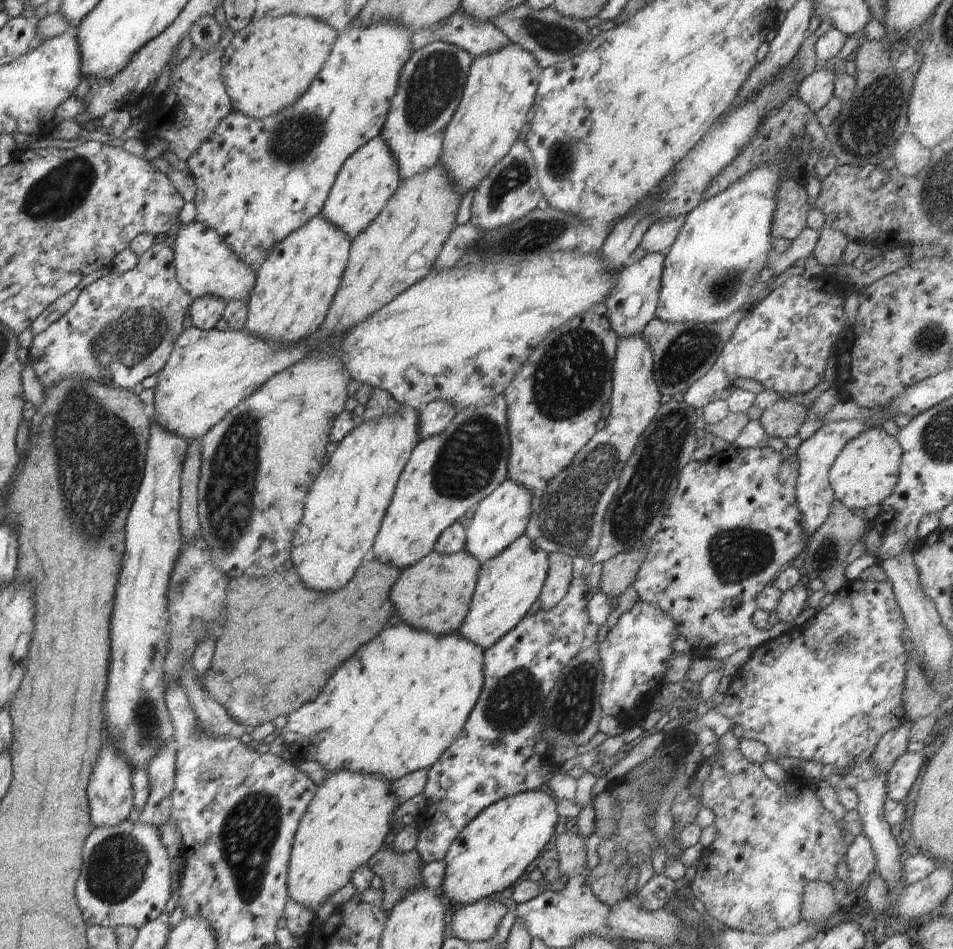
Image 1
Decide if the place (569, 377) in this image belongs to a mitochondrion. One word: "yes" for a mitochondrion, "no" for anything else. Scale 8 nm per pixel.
yes

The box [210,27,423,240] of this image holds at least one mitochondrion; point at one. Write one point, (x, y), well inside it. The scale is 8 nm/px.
(292, 139)

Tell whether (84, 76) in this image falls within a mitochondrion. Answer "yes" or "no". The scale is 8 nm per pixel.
no

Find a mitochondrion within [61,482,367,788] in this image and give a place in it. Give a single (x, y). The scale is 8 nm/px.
(147, 719)

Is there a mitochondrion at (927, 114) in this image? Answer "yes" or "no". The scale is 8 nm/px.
no

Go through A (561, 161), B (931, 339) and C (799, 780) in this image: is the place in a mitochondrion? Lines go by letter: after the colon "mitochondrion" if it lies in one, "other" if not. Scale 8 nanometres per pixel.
A: mitochondrion
B: mitochondrion
C: other

